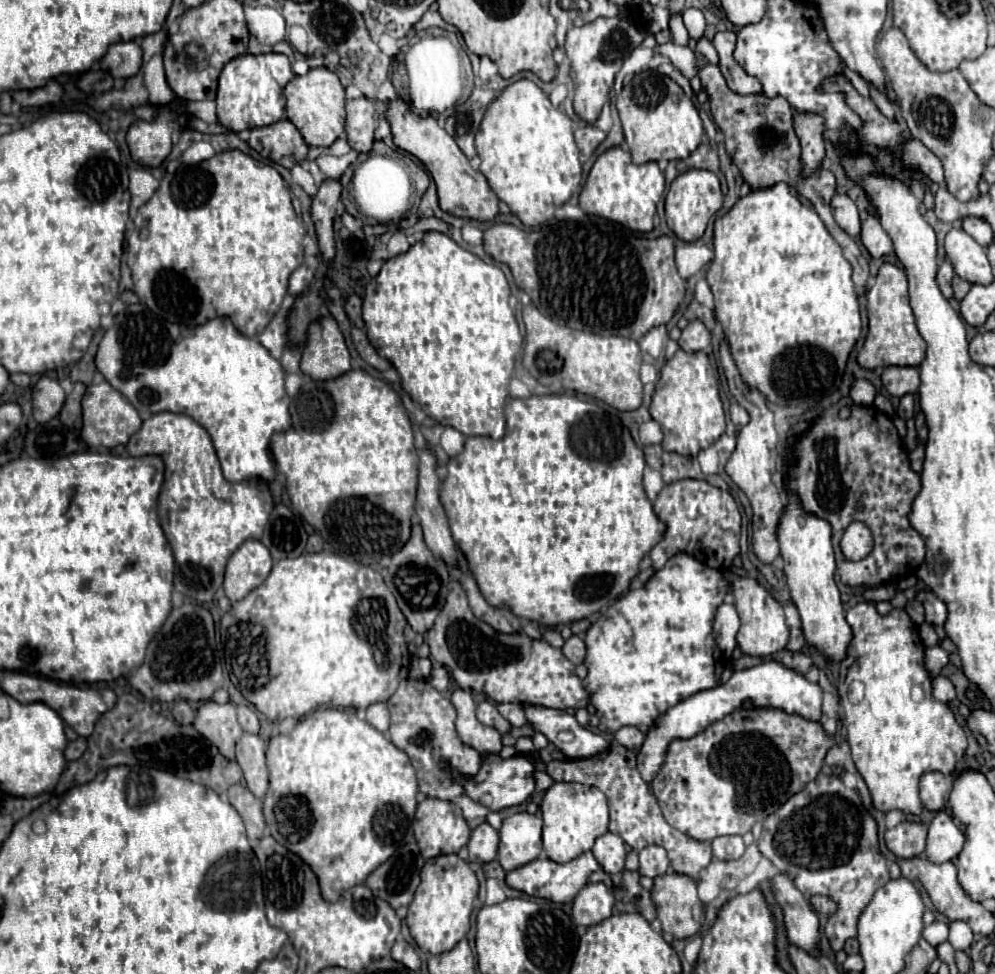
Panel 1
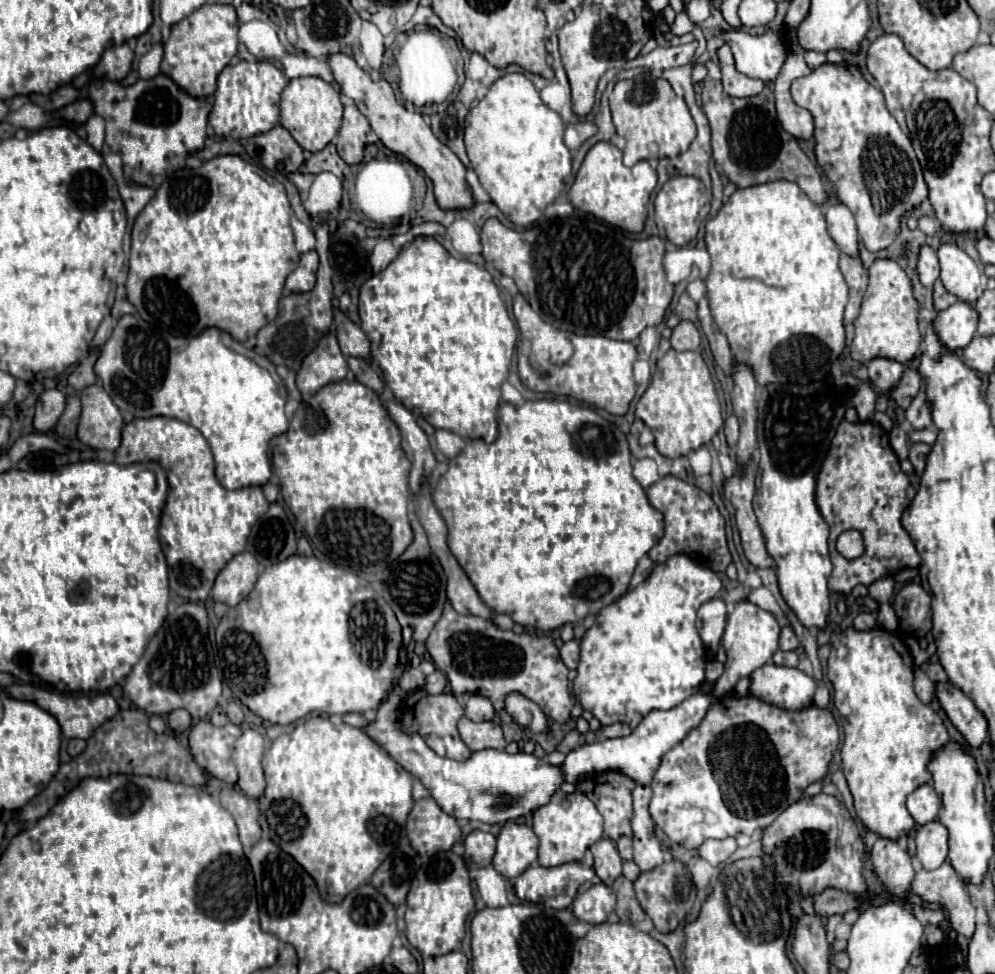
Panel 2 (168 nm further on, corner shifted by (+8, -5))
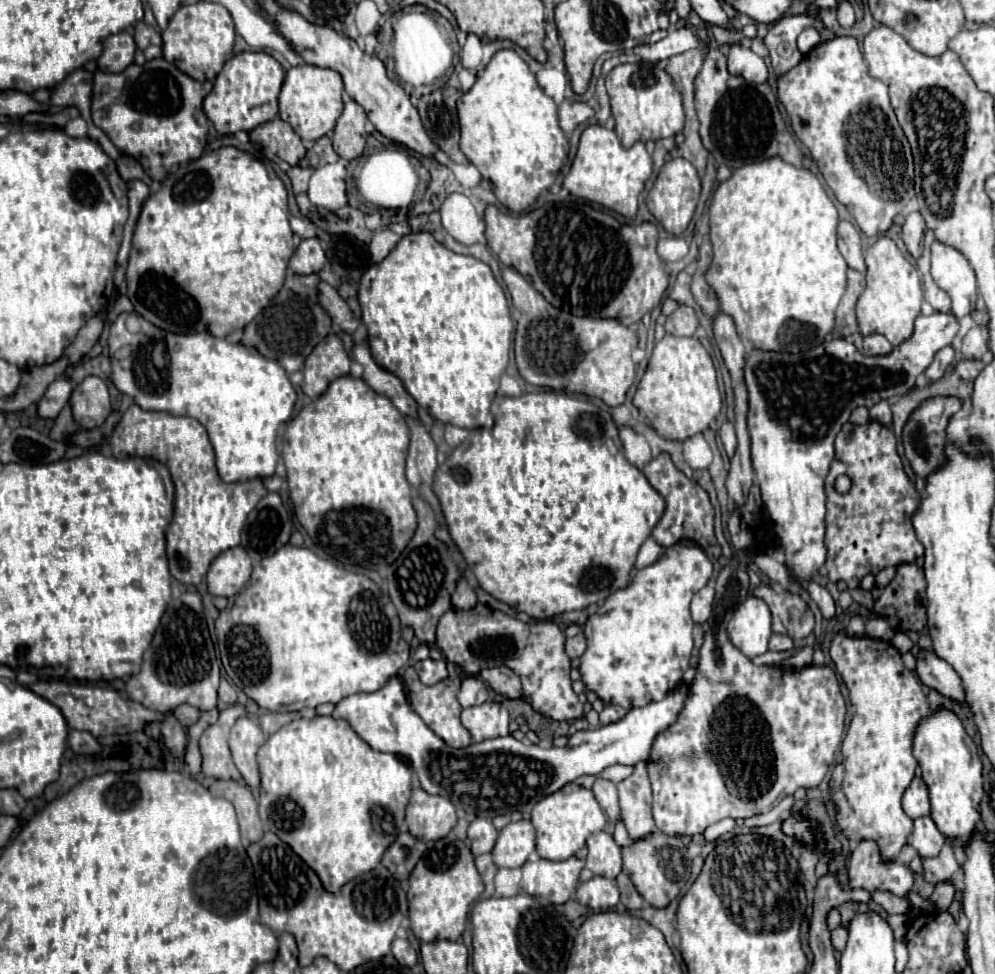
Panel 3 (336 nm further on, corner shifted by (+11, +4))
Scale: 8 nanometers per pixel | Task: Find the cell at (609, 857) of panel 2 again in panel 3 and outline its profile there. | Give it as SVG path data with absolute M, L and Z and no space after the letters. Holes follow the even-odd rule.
M601 831L587 839L587 869L601 877L617 877L621 873L621 849L613 835Z

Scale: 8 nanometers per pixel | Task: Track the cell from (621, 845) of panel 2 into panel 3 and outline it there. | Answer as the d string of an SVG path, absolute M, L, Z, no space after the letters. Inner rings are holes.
M597 779L593 783L593 795L595 795L597 803L605 809L605 813L609 815L609 819L613 823L617 823L619 821L619 803L617 803L615 783L611 783L607 779Z

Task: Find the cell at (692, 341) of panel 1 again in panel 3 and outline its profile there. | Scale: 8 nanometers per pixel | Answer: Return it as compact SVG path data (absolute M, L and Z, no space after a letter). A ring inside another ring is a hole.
M679 305L669 317L667 317L667 323L665 323L665 331L671 333L671 335L683 335L683 337L691 337L697 329L699 321L697 321L697 315L693 311L693 307L687 307L687 305Z

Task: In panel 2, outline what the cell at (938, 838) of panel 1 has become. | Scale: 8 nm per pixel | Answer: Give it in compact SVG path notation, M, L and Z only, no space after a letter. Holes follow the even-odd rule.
M938 820L916 832L916 858L924 870L934 870L948 858L948 830Z

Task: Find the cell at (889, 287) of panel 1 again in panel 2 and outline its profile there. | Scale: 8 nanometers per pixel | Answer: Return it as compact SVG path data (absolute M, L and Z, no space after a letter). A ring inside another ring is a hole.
M874 260L872 262L868 290L866 290L860 314L854 320L854 328L856 328L856 336L854 336L854 342L850 346L850 354L856 362L864 364L864 362L870 362L870 360L882 356L888 360L898 360L900 364L908 364L918 354L920 344L922 344L922 334L918 330L918 302L912 294L910 278L894 260Z

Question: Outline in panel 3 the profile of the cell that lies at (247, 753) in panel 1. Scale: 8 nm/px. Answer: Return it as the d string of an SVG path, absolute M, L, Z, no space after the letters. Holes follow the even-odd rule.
M249 717L237 719L237 723L229 733L229 749L233 755L233 763L237 765L245 783L253 789L259 787L259 771L255 755L263 743L265 743L265 733Z

